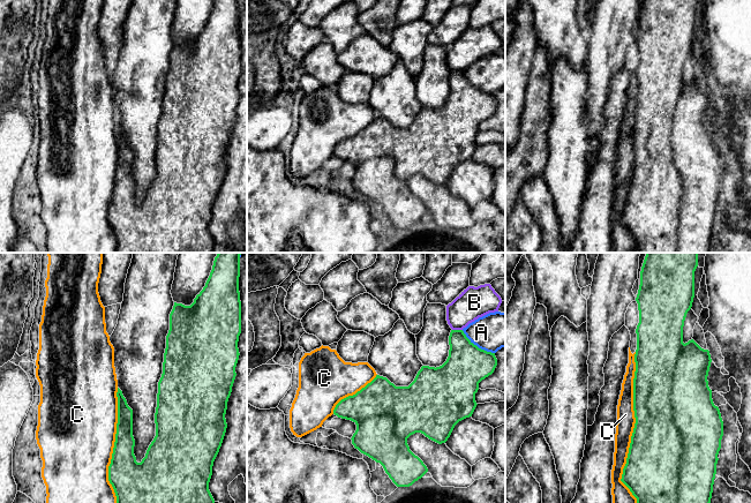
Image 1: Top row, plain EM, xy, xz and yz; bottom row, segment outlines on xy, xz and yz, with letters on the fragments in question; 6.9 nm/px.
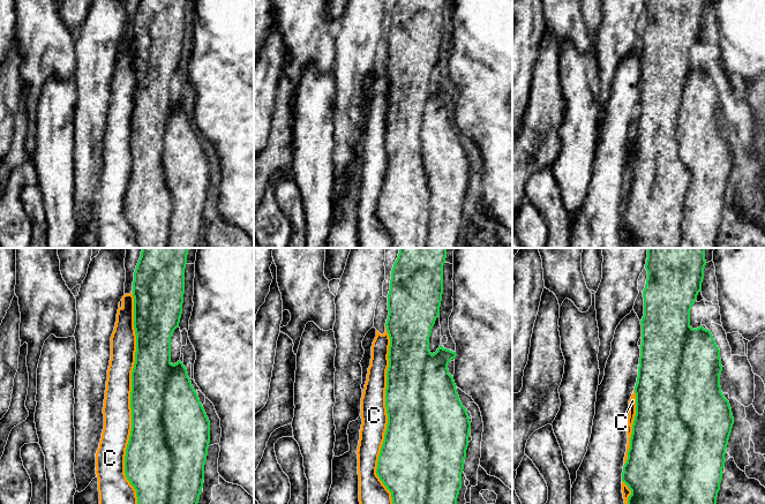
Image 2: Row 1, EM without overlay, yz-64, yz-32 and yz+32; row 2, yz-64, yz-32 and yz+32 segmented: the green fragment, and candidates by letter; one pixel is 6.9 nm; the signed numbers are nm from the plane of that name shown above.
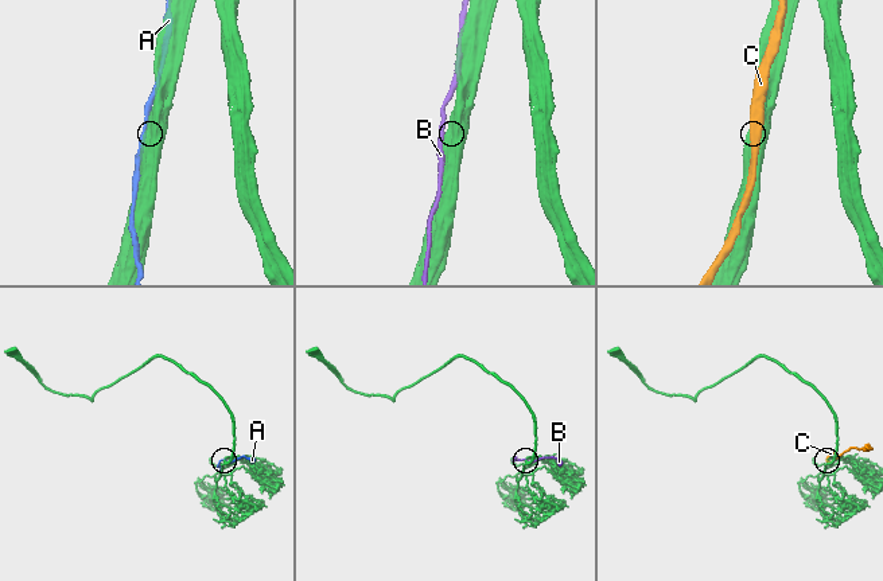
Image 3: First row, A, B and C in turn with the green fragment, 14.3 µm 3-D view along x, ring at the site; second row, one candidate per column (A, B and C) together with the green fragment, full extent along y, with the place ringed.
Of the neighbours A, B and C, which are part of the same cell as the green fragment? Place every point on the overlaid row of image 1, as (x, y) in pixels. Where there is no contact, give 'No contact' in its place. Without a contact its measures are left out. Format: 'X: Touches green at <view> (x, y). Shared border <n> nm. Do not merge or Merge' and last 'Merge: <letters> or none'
A: Touches green at xz (477, 346). Shared border 280 nm. Do not merge
B: Touches green at xz (457, 330). Shared border 70 nm. Do not merge
C: Touches green at yz (635, 427). Shared border 1050 nm. Do not merge
Merge: none

